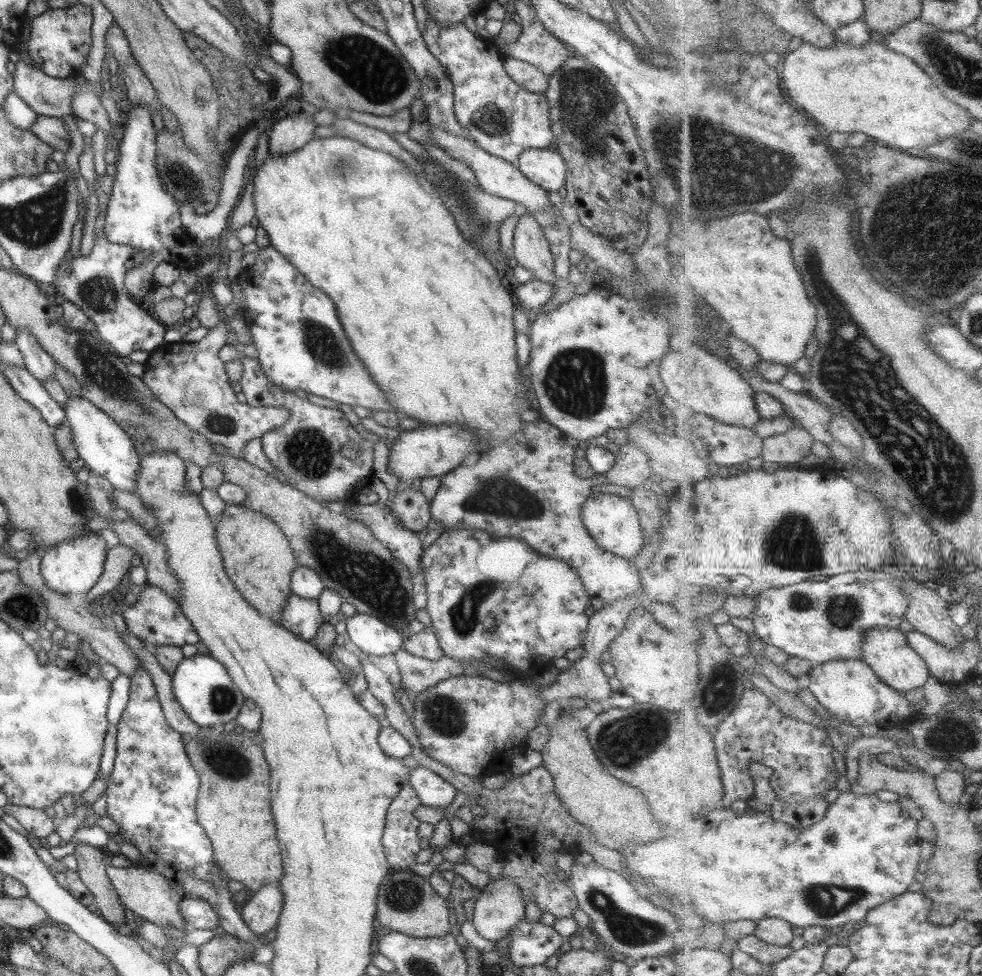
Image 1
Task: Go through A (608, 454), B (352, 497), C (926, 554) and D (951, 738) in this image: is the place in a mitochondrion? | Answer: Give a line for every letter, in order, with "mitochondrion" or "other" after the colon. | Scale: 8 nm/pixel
A: other
B: other
C: other
D: mitochondrion

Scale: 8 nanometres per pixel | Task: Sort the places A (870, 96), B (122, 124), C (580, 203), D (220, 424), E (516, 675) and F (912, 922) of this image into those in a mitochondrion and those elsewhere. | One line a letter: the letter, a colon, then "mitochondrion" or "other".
A: other
B: other
C: other
D: mitochondrion
E: other
F: other

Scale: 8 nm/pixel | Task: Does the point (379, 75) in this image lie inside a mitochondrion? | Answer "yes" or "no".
yes

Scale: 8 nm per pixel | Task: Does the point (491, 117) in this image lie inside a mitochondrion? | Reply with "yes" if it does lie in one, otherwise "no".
yes

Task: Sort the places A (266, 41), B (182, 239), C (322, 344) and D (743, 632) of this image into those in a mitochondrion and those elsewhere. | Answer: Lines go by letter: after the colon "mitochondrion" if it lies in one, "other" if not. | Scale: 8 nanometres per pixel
A: other
B: other
C: mitochondrion
D: other

